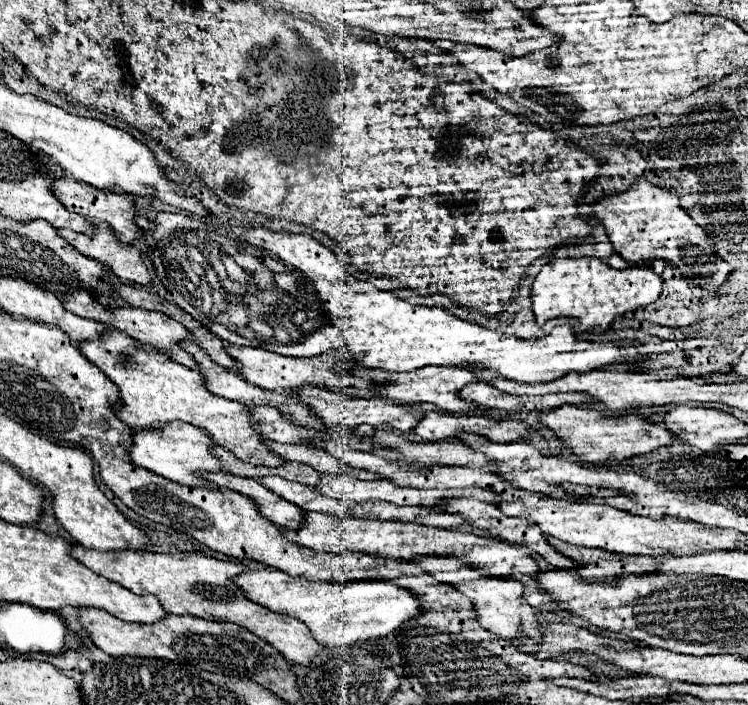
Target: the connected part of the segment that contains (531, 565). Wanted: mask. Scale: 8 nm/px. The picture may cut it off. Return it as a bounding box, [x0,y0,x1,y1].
[286,513,572,619]

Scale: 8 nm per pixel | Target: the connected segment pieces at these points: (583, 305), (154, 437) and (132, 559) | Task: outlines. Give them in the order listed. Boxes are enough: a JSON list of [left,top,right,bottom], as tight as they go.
[[532,257,662,331],[130,421,222,489],[72,545,324,665]]

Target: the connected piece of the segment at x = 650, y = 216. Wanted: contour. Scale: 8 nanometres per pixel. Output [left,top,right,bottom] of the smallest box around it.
[590,177,728,295]

